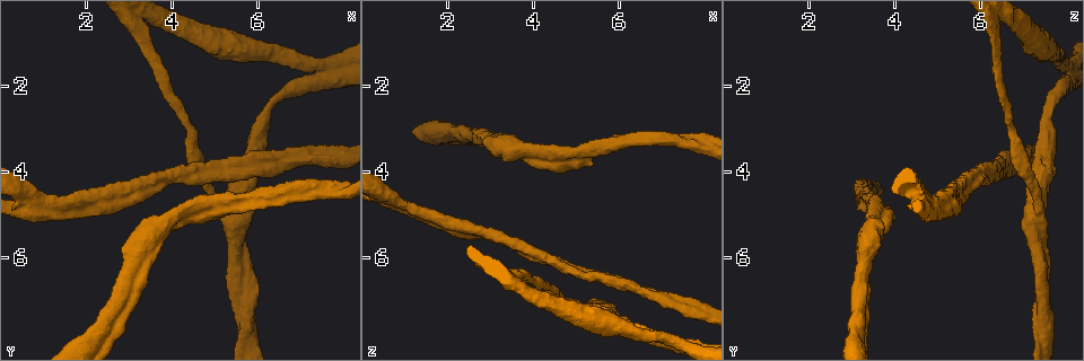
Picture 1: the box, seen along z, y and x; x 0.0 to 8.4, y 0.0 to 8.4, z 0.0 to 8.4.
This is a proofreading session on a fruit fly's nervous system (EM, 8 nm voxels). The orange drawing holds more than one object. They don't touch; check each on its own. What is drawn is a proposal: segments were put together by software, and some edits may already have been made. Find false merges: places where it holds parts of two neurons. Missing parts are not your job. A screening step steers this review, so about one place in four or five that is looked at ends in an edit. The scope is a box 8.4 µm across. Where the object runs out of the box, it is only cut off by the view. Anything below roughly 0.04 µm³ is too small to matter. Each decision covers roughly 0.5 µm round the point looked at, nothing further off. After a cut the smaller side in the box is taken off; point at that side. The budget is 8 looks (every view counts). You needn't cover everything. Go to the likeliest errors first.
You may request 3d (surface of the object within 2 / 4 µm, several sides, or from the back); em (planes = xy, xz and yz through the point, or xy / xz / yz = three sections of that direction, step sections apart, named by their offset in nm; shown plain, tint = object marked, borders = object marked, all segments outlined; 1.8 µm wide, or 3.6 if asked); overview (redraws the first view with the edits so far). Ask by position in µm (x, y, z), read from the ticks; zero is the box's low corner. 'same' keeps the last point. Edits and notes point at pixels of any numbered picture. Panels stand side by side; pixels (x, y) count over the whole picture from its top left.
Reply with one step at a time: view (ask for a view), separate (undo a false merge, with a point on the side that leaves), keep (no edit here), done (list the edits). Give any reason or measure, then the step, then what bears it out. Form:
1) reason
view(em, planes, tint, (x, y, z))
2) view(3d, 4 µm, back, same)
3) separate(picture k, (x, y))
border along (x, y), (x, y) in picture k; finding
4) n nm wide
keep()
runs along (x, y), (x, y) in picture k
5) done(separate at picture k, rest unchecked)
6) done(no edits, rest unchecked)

touches itself
view(em, planes, tint, (4.35, 2.95, 6.70))

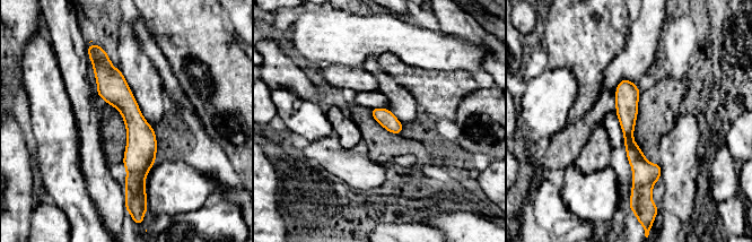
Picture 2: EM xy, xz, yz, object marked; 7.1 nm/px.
120 nm wide
keep()
runs along (103, 58), (136, 123), (132, 189) in picture 2; one neuron here

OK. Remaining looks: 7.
arms part here
view(em, xz, step 8, tint, (3.80, 5.20, 3.55))

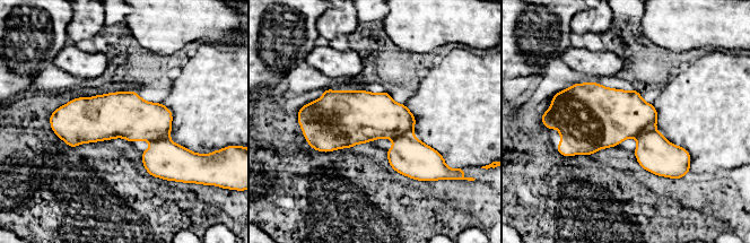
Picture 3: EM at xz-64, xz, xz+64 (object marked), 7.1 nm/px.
another direction
view(em, yz, step 16, tint, same)

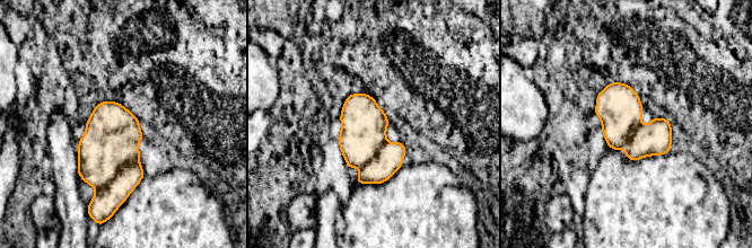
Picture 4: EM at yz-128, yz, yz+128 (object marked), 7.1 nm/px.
keep()
continuous, no second neuron

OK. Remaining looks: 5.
thick turns thin
view(em, yz, step 16, tint, (0.60, 4.50, 4.50))

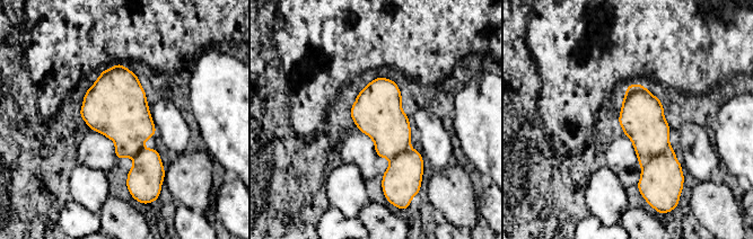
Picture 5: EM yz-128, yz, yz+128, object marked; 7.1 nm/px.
cut it another way
view(em, xz, step 8, borders, same)

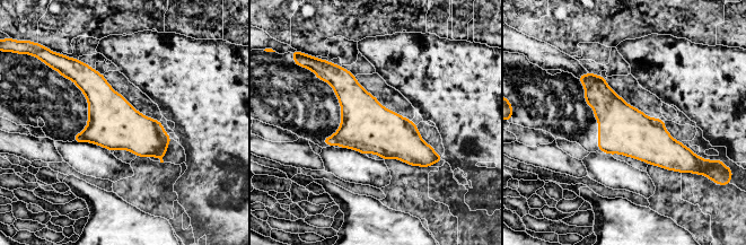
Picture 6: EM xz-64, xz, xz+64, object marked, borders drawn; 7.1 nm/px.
keep()
continuous, no second neuron

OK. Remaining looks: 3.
done(no edits, rest unchecked)

